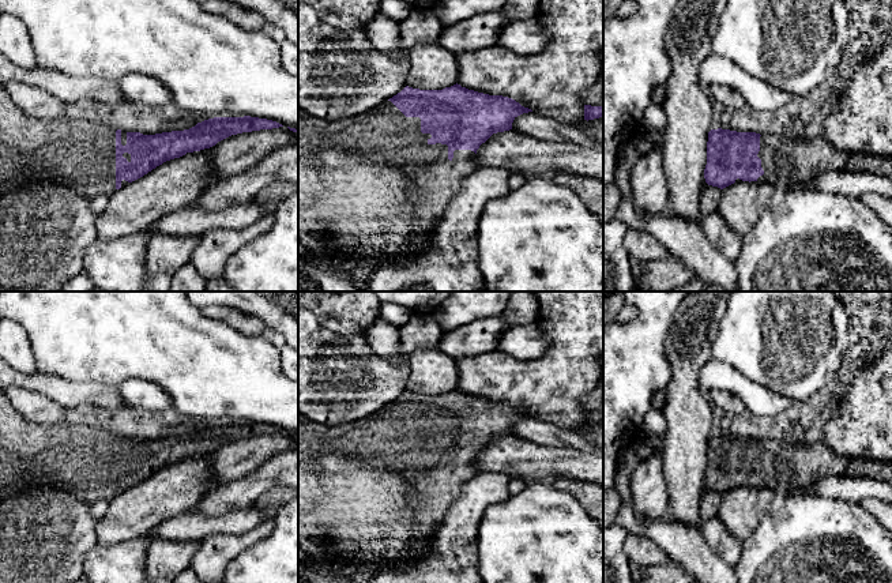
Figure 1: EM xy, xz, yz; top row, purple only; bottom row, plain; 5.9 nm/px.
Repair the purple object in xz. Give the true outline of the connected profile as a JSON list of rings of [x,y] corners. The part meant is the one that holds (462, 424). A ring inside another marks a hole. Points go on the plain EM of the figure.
[[[453,390],[443,395],[419,395],[406,391],[400,398],[380,411],[345,425],[328,426],[313,422],[298,413],[298,546],[319,563],[338,560],[340,564],[355,569],[366,563],[379,564],[380,568],[391,563],[417,558],[426,548],[426,541],[433,535],[436,527],[443,522],[448,505],[459,494],[460,486],[481,471],[475,467],[477,455],[493,439],[512,435],[513,425],[532,417],[512,403],[489,400]]]

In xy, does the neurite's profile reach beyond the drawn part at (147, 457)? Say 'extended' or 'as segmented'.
extended

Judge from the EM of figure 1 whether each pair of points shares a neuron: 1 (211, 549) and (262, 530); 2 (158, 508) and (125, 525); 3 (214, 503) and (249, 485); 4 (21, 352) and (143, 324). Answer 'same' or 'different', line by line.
1: same
2: same
3: same
4: different

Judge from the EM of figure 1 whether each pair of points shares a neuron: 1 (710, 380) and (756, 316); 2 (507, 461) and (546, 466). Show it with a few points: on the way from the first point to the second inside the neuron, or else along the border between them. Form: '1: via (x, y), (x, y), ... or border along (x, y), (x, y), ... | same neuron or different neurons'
1: border along (711, 358), (729, 363), (751, 380) | different neurons
2: via (516, 461), (537, 462) | same neuron

